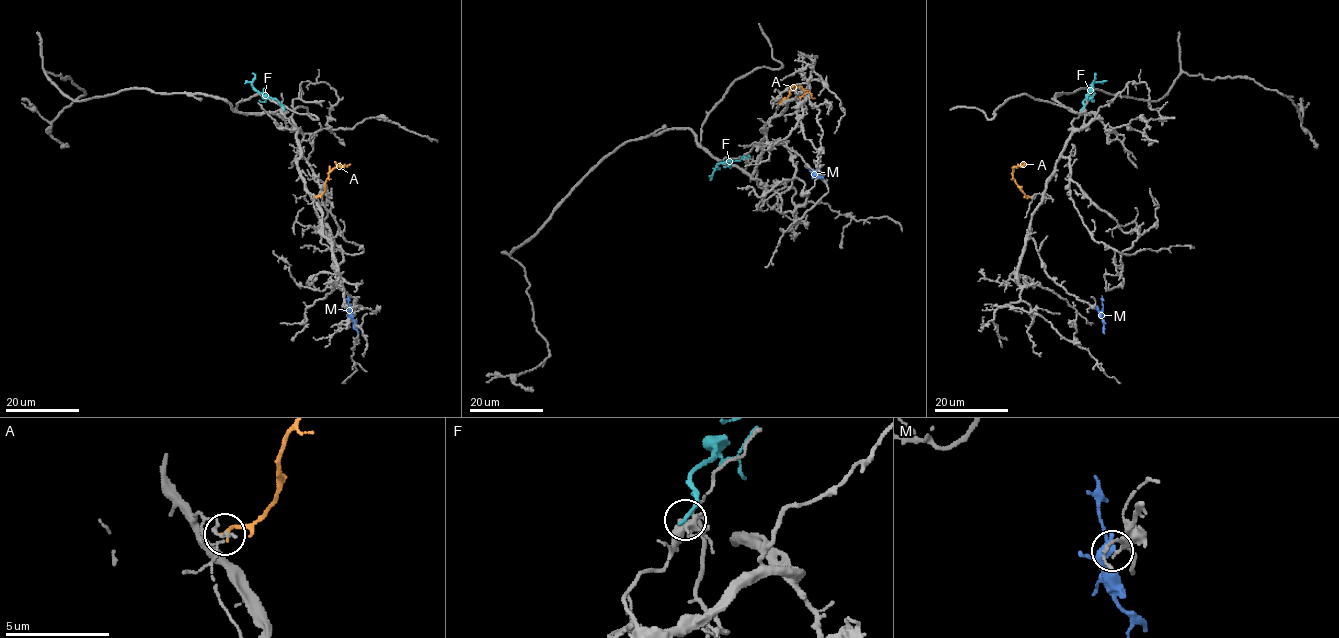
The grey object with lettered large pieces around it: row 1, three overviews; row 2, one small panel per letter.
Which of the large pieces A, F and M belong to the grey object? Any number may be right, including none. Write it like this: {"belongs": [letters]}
{"belongs": []}

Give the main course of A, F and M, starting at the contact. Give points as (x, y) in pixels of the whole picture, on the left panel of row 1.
A: (315, 197), (324, 191), (328, 174), (335, 168), (350, 164)
F: (284, 109), (275, 99), (263, 95), (245, 80)
M: (351, 309), (349, 315), (358, 333)

